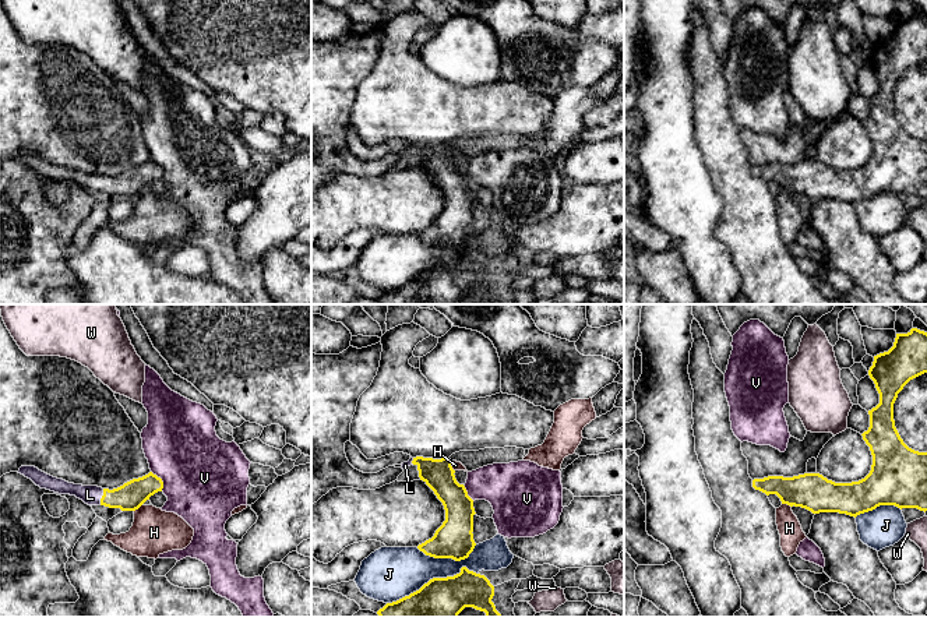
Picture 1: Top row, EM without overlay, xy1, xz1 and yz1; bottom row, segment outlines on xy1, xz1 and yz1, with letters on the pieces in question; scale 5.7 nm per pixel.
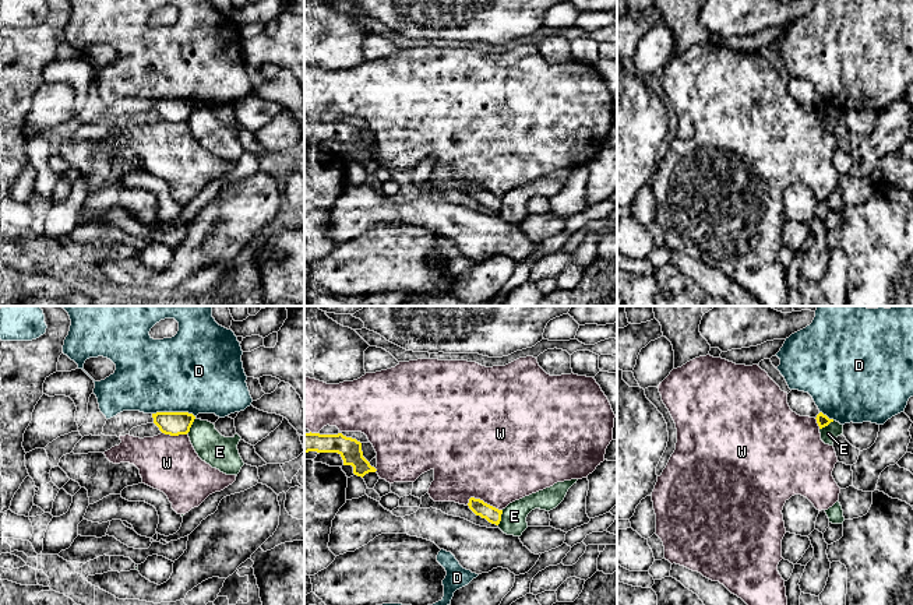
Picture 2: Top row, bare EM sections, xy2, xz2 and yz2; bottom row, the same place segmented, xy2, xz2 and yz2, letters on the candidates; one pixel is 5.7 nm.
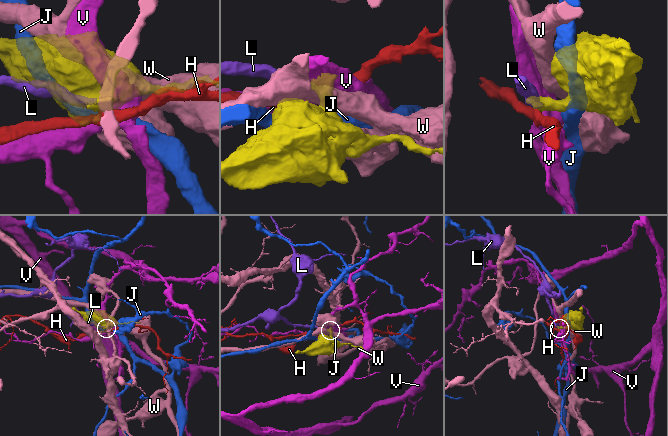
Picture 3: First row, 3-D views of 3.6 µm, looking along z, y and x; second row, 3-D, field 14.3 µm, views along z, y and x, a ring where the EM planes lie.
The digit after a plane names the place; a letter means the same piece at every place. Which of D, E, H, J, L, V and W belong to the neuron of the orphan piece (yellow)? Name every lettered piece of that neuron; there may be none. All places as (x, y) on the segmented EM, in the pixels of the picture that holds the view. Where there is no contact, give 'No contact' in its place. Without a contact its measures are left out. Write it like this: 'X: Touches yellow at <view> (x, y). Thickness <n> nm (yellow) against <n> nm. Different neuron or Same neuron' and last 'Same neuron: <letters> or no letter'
D: Touches yellow at xy2 (173, 412). Thickness 140 nm (yellow) against 460 nm. Different neuron
E: Touches yellow at xy2 (191, 424). Thickness 140 nm (yellow) against 190 nm. Different neuron
H: Touches yellow at yz1 (786, 503). Thickness 220 nm (yellow) against 130 nm. Different neuron
J: Touches yellow at xz1 (433, 578). Thickness 320 nm (yellow) against 300 nm. Different neuron
L: Touches yellow at xy1 (102, 496). Thickness 160 nm (yellow) against 110 nm. Same neuron
V: Touches yellow at xy1 (161, 480). Thickness 160 nm (yellow) against 480 nm. Different neuron
W: Touches yellow at xz2 (482, 500). Thickness 90 nm (yellow) against 500 nm. Different neuron
Same neuron: L

